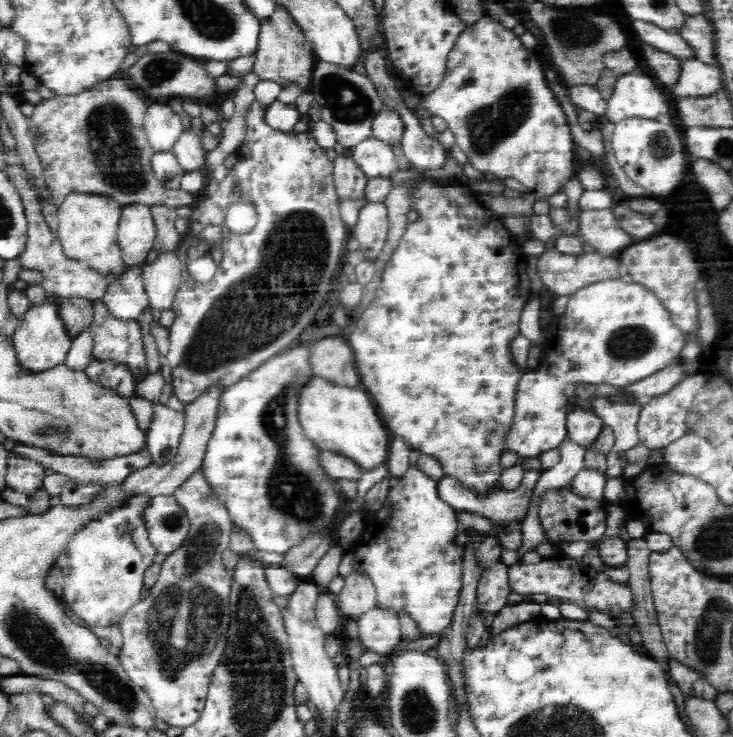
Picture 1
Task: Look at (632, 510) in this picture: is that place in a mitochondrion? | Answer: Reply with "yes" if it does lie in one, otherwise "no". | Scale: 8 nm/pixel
no

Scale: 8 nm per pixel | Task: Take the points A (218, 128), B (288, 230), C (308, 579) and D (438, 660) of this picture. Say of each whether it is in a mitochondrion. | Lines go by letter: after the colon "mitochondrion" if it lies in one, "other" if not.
A: other
B: mitochondrion
C: other
D: other

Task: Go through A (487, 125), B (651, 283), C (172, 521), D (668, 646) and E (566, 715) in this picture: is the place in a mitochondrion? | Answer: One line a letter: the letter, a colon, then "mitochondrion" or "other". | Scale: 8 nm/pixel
A: mitochondrion
B: other
C: mitochondrion
D: other
E: mitochondrion

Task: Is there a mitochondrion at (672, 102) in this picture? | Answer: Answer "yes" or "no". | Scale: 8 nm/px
no

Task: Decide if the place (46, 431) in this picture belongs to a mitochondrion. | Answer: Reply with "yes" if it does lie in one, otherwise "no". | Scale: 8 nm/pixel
yes

